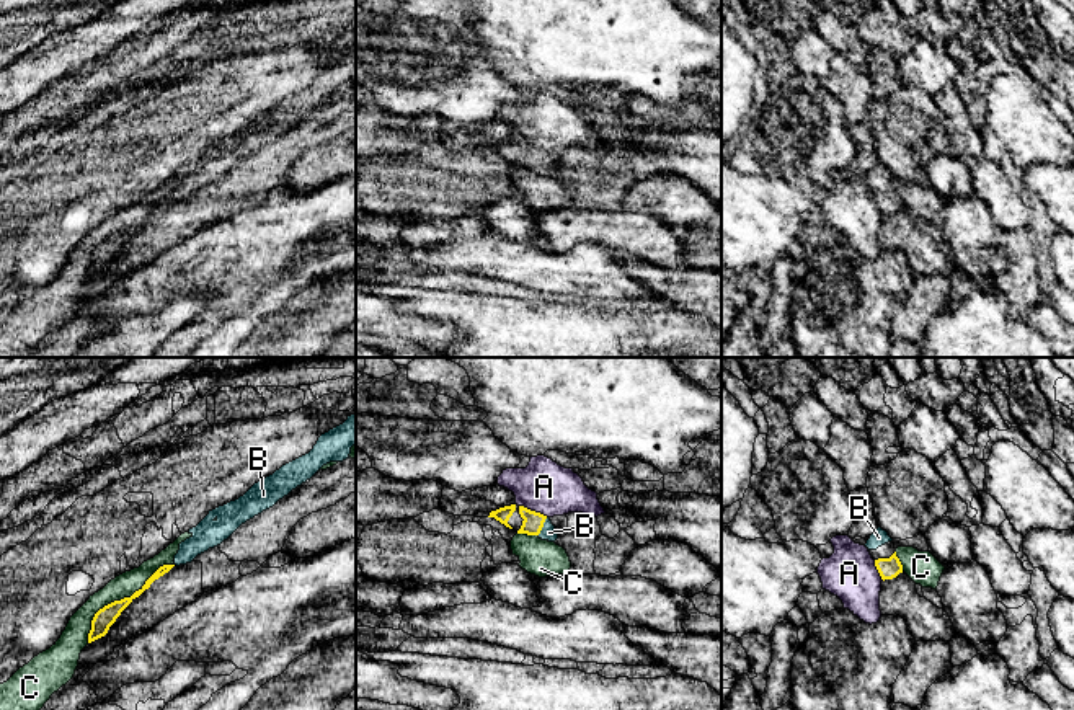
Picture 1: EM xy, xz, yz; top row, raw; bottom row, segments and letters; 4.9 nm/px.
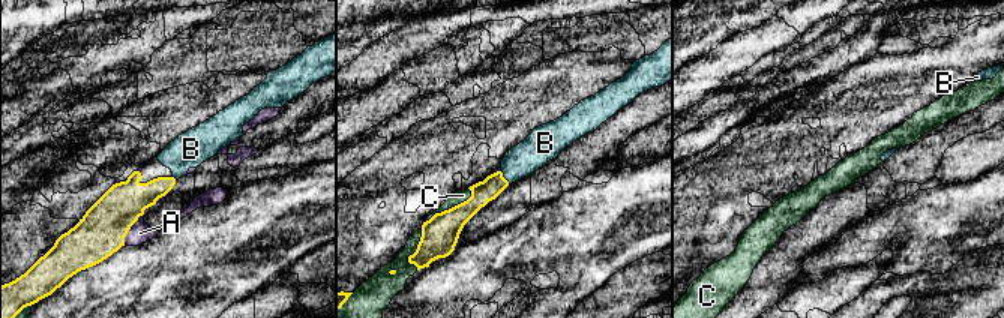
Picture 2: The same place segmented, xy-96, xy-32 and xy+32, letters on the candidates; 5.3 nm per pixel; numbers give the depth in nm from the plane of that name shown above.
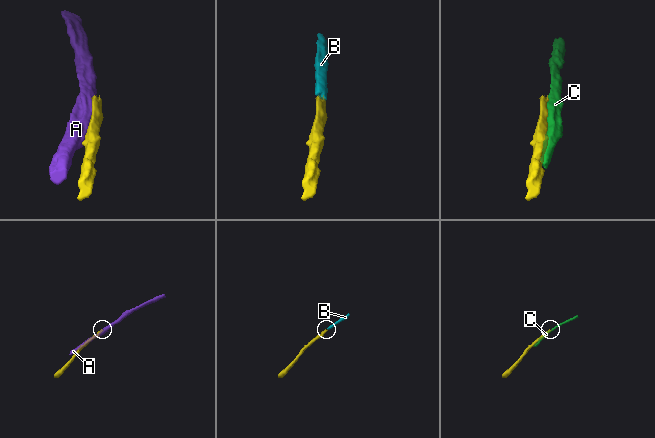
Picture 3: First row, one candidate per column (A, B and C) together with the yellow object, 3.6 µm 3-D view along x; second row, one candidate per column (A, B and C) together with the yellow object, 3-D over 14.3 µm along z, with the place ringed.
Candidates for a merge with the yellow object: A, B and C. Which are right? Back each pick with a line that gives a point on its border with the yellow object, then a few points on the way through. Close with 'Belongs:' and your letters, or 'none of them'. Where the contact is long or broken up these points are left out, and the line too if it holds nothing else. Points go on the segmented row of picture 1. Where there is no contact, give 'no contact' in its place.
B: meets yellow in xz at (542, 526); runs through xz (532, 523), (542, 526), (549, 532)
Belongs: B

